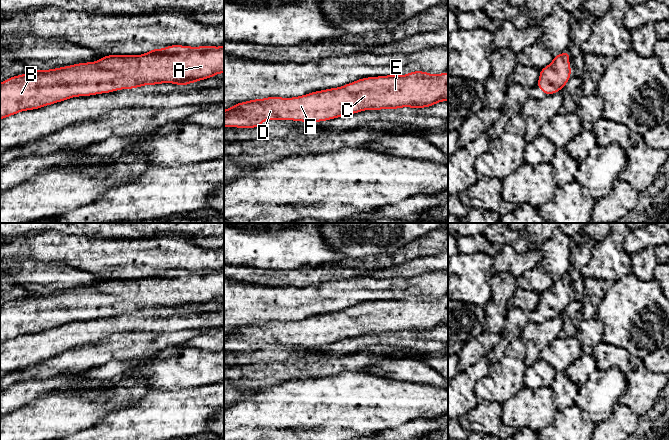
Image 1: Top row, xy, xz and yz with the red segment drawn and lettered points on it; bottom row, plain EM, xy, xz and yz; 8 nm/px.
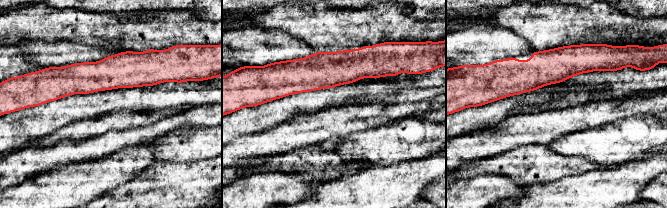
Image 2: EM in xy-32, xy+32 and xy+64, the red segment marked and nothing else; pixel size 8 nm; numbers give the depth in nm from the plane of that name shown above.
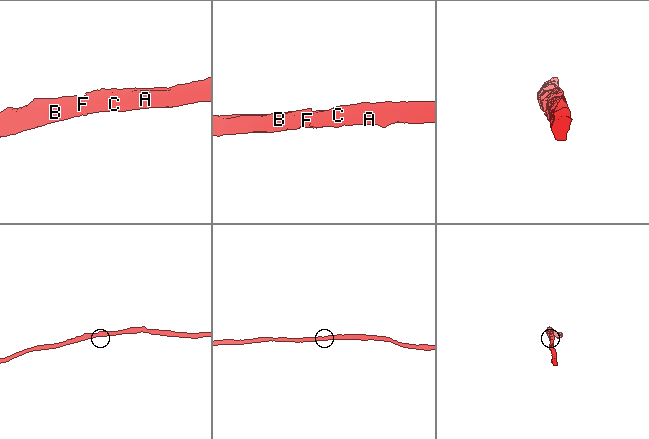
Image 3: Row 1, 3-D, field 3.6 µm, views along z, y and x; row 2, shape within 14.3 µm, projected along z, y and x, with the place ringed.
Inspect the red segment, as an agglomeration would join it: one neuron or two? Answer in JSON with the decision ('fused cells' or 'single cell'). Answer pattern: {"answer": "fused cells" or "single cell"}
{"answer": "single cell"}

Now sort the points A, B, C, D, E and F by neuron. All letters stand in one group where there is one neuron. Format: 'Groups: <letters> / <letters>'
Groups: A B C D E F

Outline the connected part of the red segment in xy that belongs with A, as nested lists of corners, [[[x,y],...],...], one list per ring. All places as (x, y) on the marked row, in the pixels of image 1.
[[[170,45],[141,55],[107,55],[95,62],[31,72],[0,83],[0,120],[73,97],[144,85],[189,85],[224,73],[224,45]]]

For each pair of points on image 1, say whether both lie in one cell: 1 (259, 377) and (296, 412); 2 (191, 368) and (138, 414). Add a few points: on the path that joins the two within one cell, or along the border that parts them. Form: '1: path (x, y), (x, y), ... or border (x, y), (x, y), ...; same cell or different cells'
1: border (290, 379), (258, 389); different cells
2: border (189, 387), (173, 390), (152, 389); different cells

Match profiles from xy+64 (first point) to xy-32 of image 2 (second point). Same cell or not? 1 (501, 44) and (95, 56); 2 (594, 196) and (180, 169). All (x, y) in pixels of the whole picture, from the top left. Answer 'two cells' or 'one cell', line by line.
1: one cell
2: one cell

